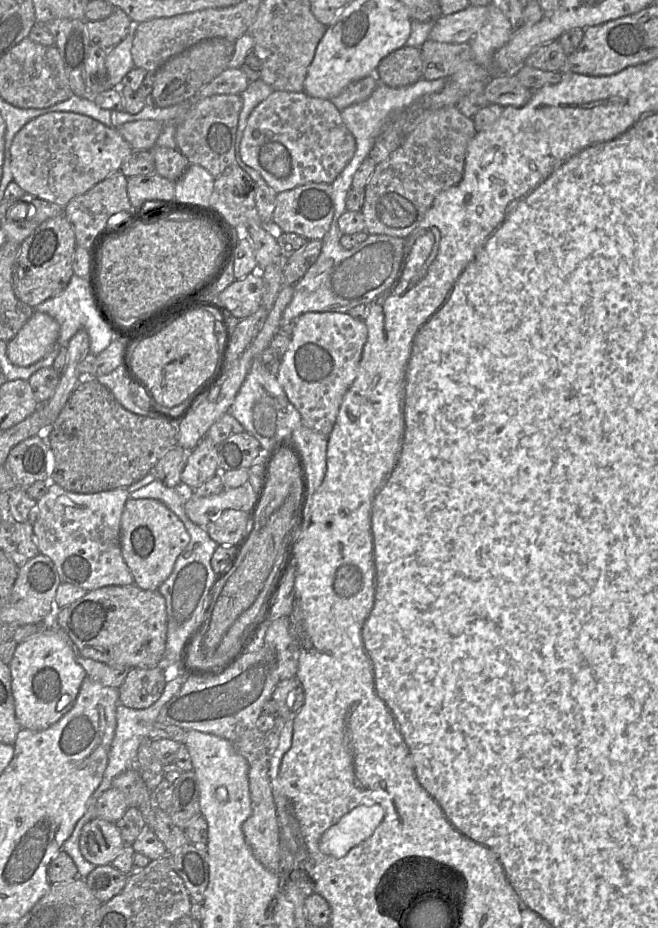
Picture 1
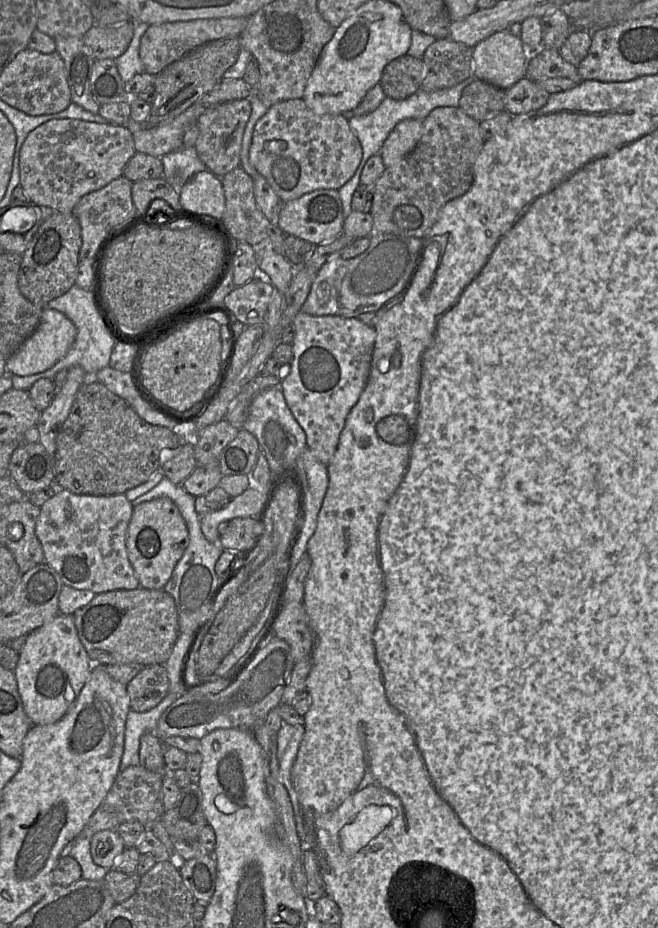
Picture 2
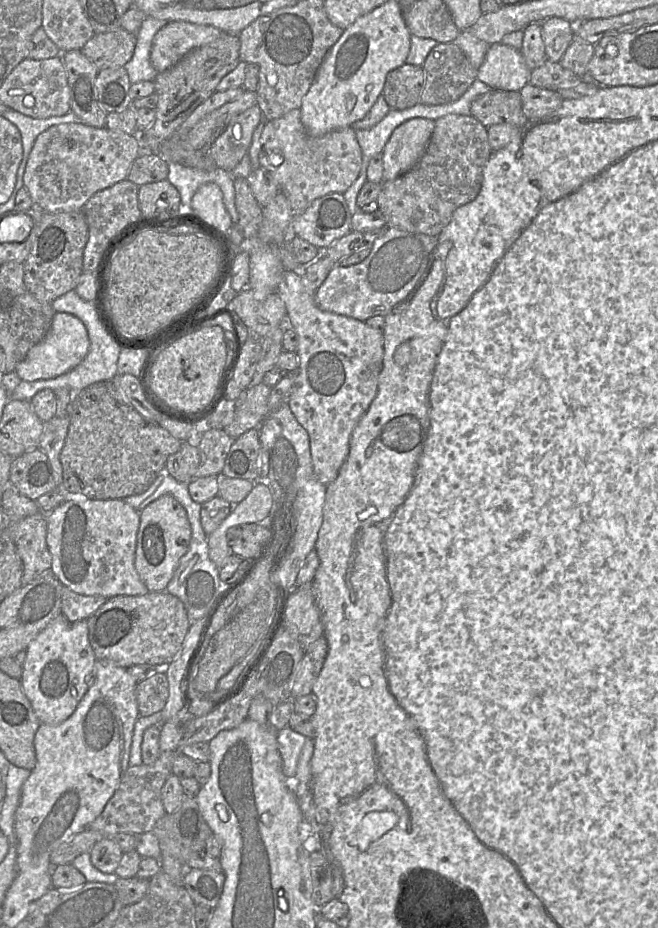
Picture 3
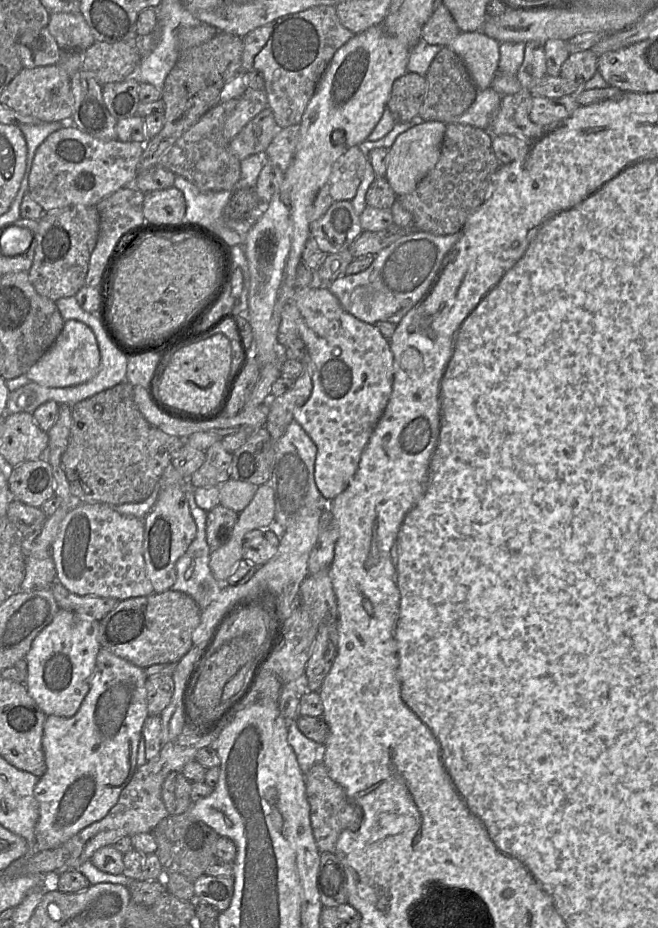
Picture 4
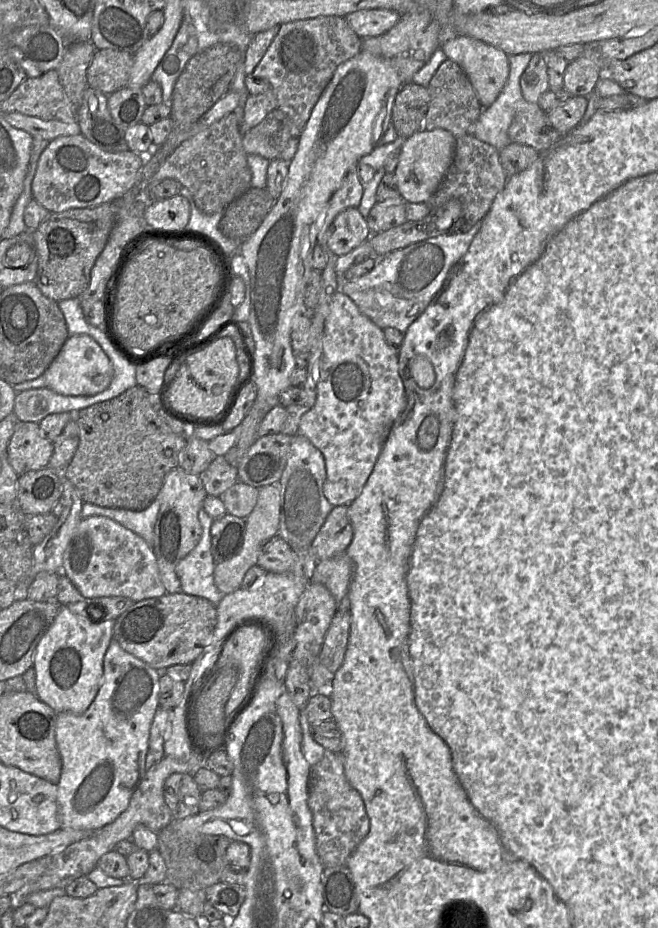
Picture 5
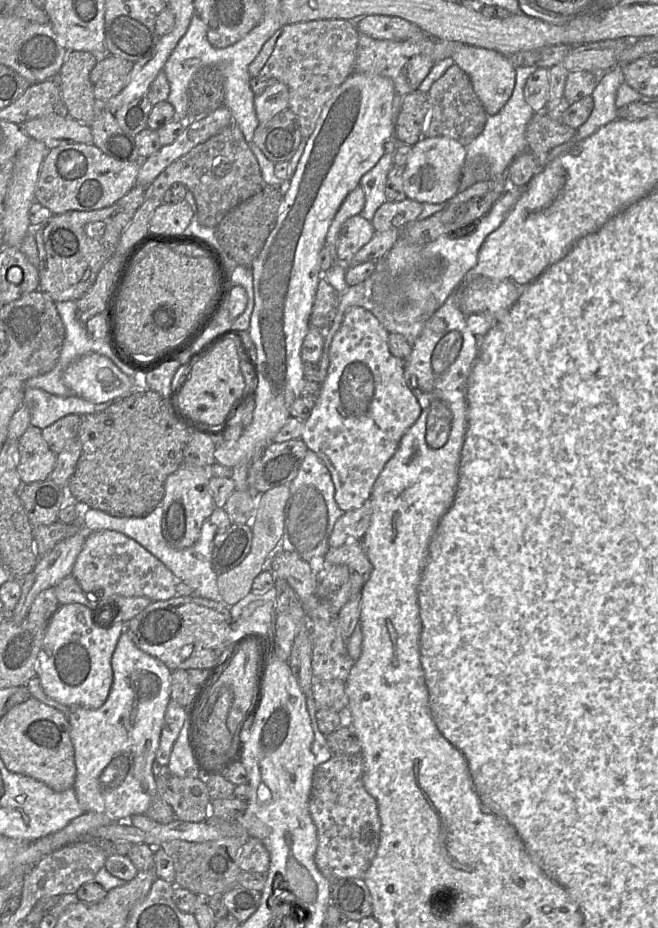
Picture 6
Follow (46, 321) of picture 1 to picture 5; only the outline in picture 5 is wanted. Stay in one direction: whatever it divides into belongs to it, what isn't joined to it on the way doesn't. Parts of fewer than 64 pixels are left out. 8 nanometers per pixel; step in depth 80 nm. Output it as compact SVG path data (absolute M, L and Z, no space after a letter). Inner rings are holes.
M89 335L69 336L58 356L44 373L47 388L67 396L94 396L105 391L113 379L113 366L100 345Z

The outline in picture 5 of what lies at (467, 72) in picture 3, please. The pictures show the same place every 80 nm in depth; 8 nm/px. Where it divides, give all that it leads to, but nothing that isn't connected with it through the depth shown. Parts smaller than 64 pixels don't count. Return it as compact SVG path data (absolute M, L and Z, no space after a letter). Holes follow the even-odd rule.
M447 58L433 75L427 89L430 101L423 121L423 129L427 131L445 129L455 137L468 133L468 128L478 120L483 107L472 83L460 65Z

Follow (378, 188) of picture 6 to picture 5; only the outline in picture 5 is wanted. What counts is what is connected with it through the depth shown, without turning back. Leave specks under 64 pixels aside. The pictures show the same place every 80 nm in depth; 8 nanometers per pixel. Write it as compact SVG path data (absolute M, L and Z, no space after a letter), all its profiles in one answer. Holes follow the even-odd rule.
M398 135L391 143L376 146L369 154L363 156L358 163L363 195L357 209L365 219L377 203L377 187L387 173L384 167L386 159L390 154L400 149L402 142L402 137Z

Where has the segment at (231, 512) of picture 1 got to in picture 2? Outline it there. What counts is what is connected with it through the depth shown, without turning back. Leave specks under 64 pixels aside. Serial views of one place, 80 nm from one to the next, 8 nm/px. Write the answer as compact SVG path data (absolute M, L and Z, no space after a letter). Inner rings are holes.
M238 517L221 522L218 532L223 549L246 554L255 546L263 532L263 525L257 518Z

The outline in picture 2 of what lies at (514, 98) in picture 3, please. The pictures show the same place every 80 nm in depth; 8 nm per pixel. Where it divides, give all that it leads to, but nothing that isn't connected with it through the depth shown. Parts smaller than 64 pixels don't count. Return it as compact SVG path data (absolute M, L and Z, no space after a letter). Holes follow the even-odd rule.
M475 78L462 92L459 108L478 122L506 111L504 90Z

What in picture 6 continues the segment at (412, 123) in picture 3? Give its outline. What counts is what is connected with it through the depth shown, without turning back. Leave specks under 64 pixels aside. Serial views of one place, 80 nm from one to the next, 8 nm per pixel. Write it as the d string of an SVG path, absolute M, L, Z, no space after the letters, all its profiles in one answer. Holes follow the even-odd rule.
M446 136L422 137L409 148L403 173L406 197L420 203L439 204L452 199L458 192L466 148L457 140Z

